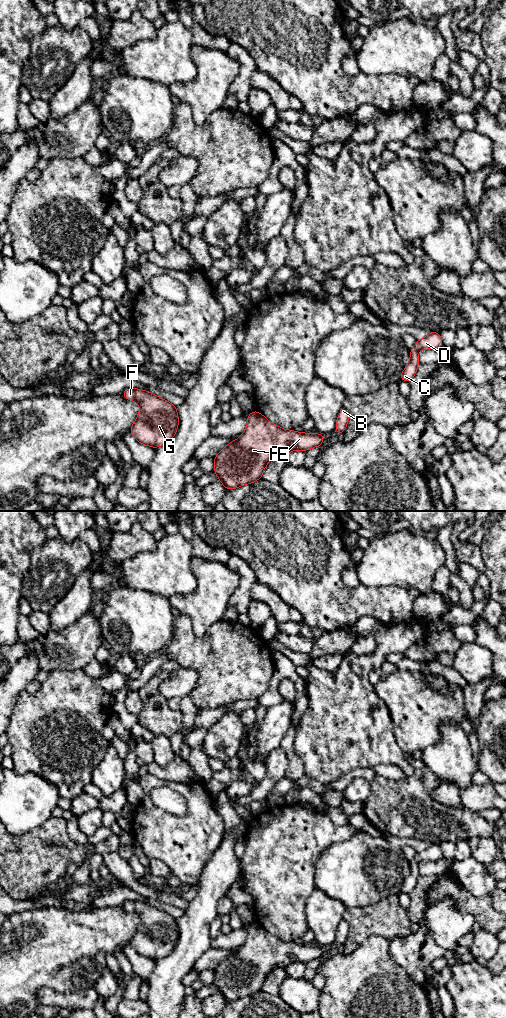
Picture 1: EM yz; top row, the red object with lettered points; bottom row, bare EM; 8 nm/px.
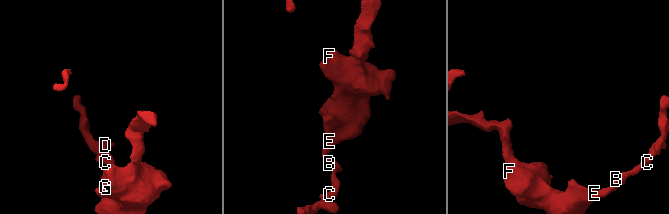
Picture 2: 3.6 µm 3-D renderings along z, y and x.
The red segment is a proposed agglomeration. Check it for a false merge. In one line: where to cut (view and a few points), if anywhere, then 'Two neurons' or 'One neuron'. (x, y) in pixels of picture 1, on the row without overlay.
No split. One neuron

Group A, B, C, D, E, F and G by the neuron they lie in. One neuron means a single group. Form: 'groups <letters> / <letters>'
groups A B C D E F G

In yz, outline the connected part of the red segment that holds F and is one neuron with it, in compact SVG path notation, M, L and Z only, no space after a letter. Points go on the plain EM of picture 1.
M128 900L122 907L140 918L137 931L130 940L134 950L155 961L170 955L179 936L177 919L146 902Z

